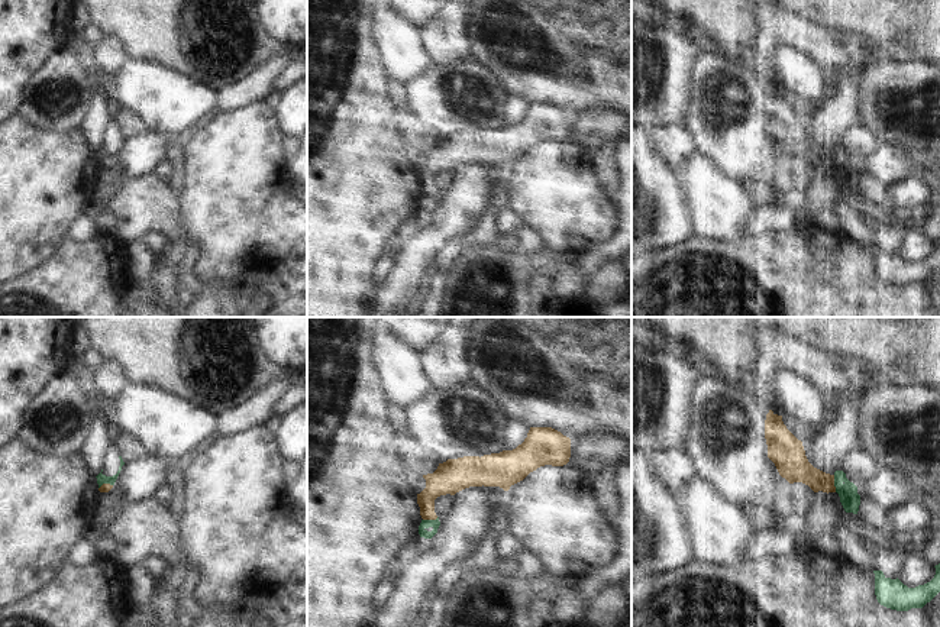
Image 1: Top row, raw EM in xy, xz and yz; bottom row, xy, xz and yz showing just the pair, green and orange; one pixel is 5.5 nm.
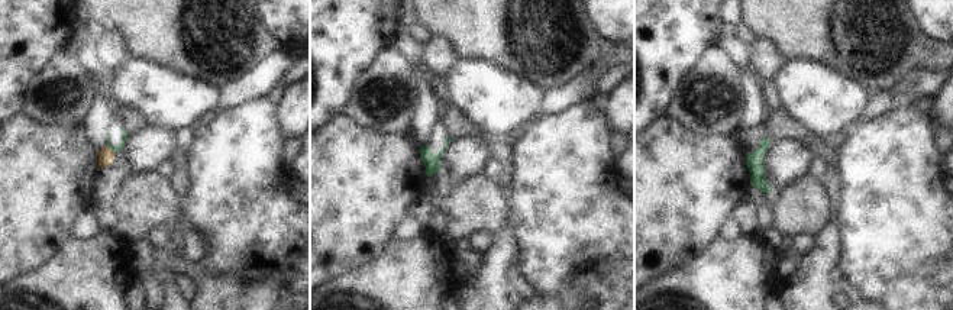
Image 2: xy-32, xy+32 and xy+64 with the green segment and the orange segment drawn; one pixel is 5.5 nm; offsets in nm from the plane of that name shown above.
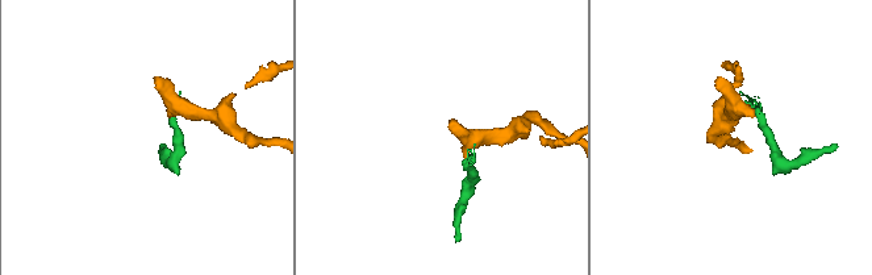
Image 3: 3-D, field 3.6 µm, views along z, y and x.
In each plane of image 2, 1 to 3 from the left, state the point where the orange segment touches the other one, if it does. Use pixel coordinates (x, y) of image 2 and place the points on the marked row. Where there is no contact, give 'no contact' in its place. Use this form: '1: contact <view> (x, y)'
1: contact xy-32 (110, 148)
2: no contact
3: no contact

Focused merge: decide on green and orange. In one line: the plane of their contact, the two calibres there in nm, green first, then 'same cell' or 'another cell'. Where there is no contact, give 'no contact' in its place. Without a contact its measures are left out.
yz | 110/170 nm | another cell

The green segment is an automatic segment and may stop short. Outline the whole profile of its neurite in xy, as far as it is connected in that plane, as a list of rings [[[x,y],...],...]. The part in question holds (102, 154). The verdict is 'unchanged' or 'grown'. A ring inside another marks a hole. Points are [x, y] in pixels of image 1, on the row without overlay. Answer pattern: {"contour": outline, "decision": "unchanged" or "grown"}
{"contour": [[[110,120],[104,130],[103,146],[96,152],[98,164],[103,159],[114,161],[123,140],[125,138],[119,130],[119,126],[113,120]]], "decision": "grown"}

